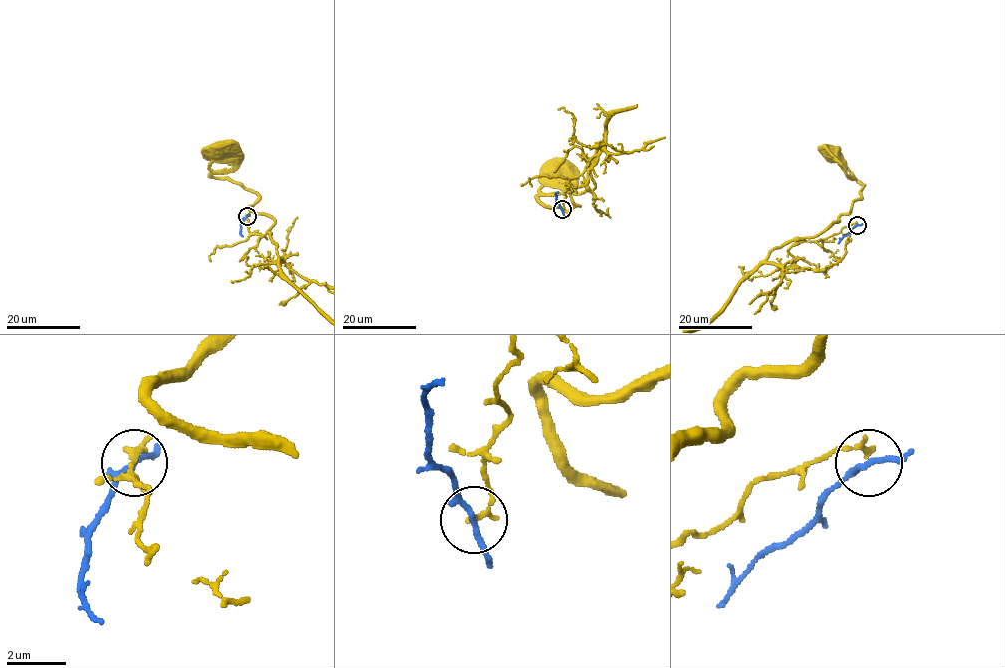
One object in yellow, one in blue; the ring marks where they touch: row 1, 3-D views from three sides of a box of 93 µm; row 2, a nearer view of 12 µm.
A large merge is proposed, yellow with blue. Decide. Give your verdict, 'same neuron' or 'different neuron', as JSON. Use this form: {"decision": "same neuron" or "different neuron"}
{"decision": "different neuron"}

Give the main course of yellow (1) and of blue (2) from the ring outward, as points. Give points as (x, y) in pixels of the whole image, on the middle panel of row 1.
1: (562, 208), (589, 165), (595, 185), (570, 192), (579, 205), (568, 210), (545, 206), (540, 187), (557, 171)
2: (562, 209), (555, 195), (557, 192)

